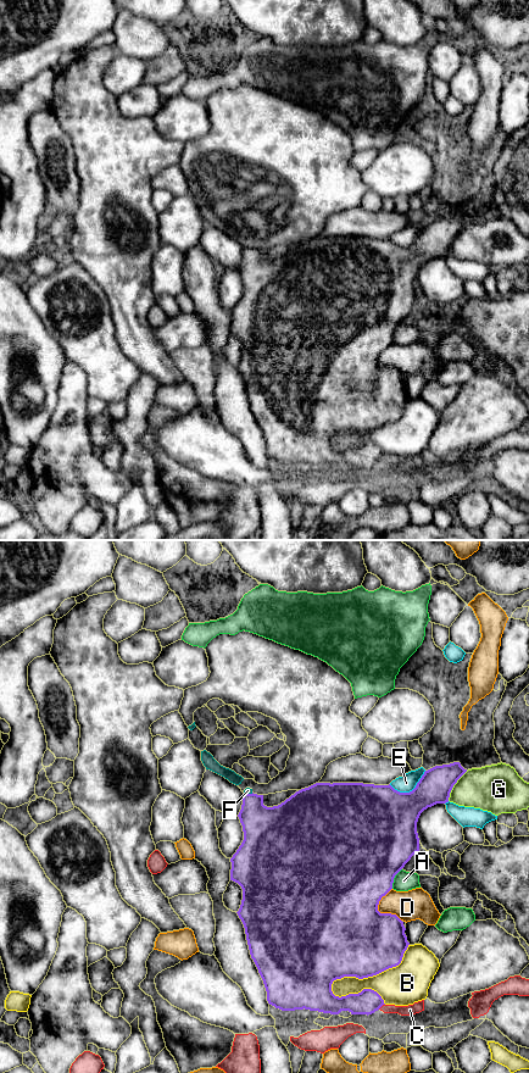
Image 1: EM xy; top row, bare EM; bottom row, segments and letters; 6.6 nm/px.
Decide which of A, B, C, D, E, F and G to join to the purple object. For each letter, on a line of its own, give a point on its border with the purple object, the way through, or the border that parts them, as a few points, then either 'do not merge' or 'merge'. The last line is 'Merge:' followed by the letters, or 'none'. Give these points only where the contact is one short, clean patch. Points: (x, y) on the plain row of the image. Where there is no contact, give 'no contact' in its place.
A: contact xy (394, 331); do not merge
B: contact xy (369, 429); do not merge
C: contact xy (380, 460); do not merge
D: contact xy (378, 365); do not merge
E: contact xy (410, 245); do not merge
F: contact xy (249, 248); border xy (244, 245), (252, 246); do not merge
G: contact xy (454, 238); do not merge
Merge: none

